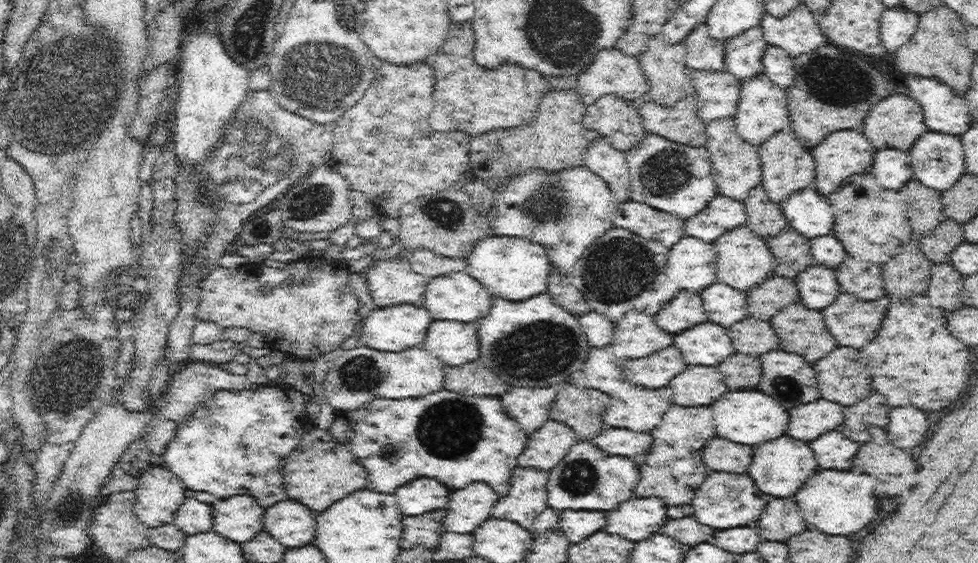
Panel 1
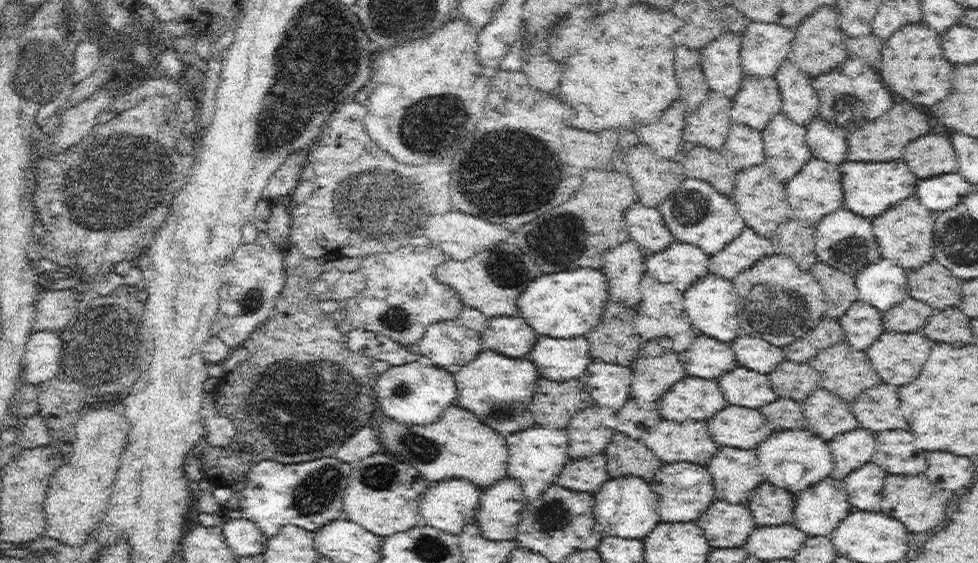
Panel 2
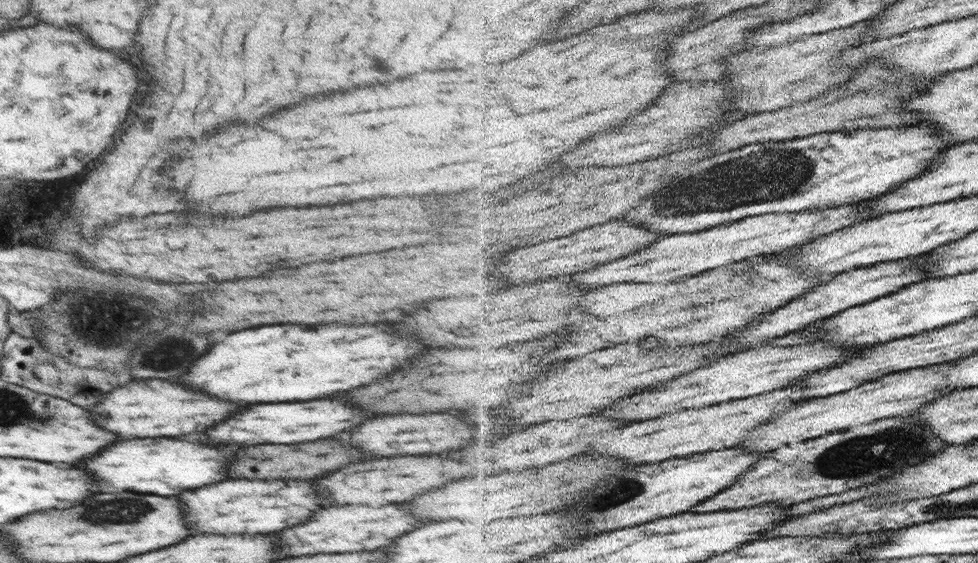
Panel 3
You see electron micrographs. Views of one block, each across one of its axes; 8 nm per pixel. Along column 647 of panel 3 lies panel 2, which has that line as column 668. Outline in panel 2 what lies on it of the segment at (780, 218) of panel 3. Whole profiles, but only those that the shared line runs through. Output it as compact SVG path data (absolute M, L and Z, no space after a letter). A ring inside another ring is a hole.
M681 241L672 243L664 252L647 256L645 268L656 280L669 285L676 282L680 290L690 288L710 272L710 255L700 246Z

